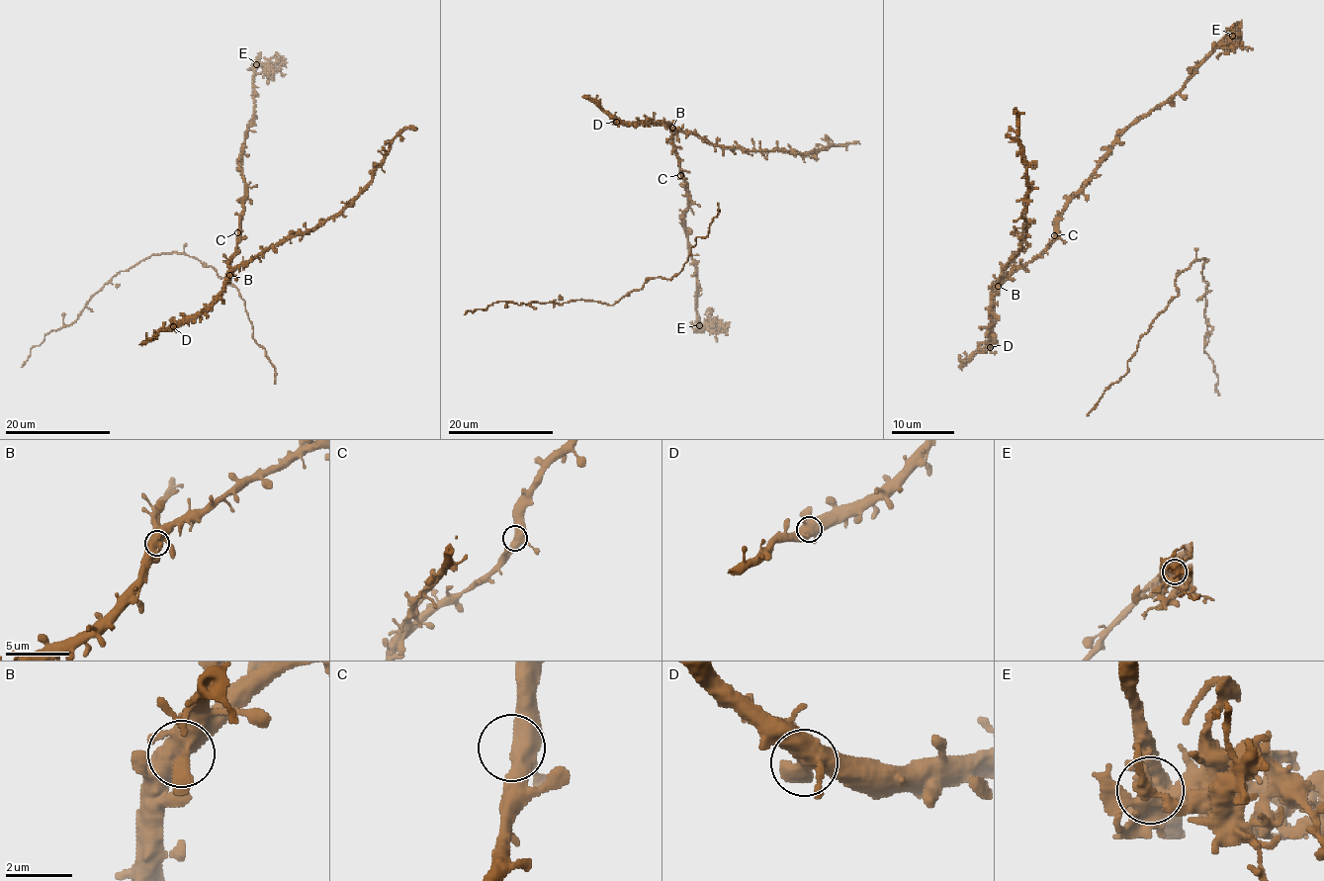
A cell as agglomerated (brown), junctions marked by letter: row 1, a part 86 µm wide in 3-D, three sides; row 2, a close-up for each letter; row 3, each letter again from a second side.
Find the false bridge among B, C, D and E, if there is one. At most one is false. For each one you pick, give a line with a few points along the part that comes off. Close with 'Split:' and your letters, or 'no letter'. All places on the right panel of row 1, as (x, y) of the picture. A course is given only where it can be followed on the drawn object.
E: (1232, 36), (1229, 41), (1245, 46)
Split: E

